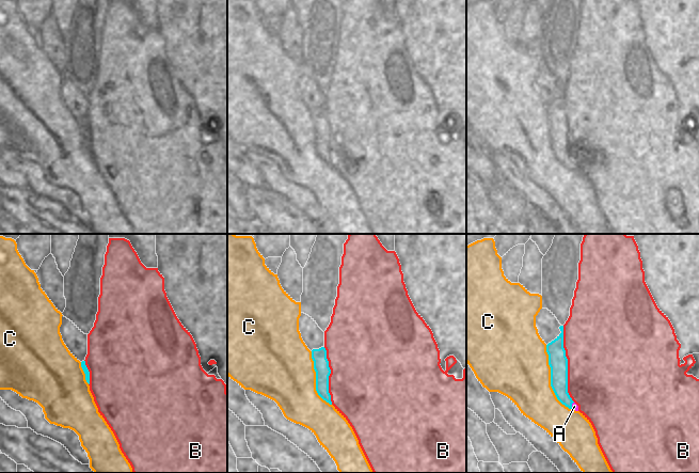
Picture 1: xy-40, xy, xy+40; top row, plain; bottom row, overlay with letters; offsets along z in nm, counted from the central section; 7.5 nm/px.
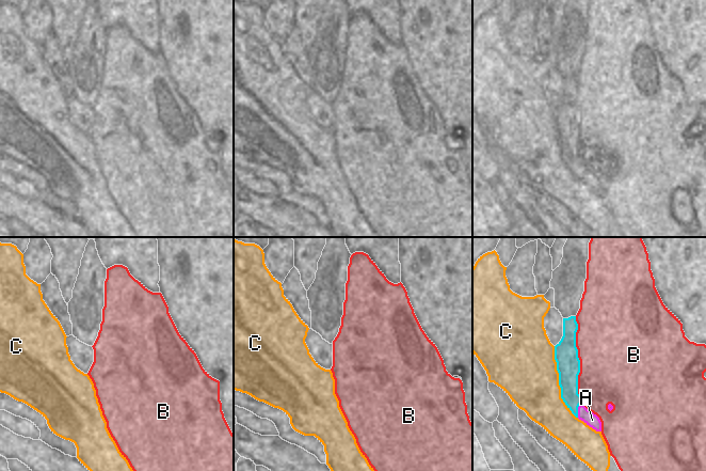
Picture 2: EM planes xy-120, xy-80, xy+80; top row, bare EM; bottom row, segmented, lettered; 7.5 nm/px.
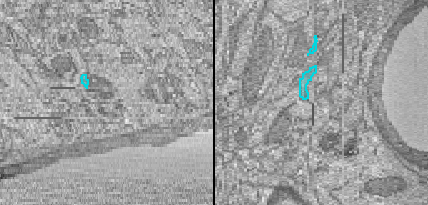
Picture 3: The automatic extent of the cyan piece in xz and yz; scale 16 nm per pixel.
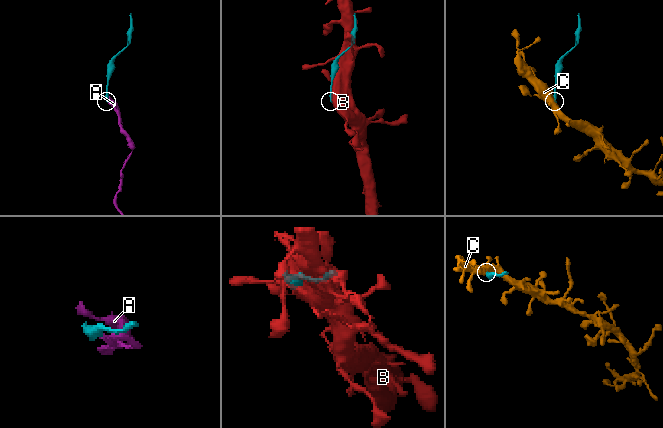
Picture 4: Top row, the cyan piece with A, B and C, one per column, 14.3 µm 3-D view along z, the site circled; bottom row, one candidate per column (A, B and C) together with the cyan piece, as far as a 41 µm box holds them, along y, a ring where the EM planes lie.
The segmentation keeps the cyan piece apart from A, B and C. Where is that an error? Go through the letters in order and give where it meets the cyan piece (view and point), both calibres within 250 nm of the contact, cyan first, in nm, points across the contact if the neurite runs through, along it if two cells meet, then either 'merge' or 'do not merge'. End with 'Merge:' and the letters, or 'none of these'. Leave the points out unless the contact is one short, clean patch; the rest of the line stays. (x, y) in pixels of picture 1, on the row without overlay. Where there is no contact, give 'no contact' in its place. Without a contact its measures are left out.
A: xy+40 (571, 166) | 130/50 nm | merge
B: xy+40 (567, 125) | 140/500 nm | do not merge
C: xy+40 (551, 140) | 140/440 nm | do not merge
Merge: A

